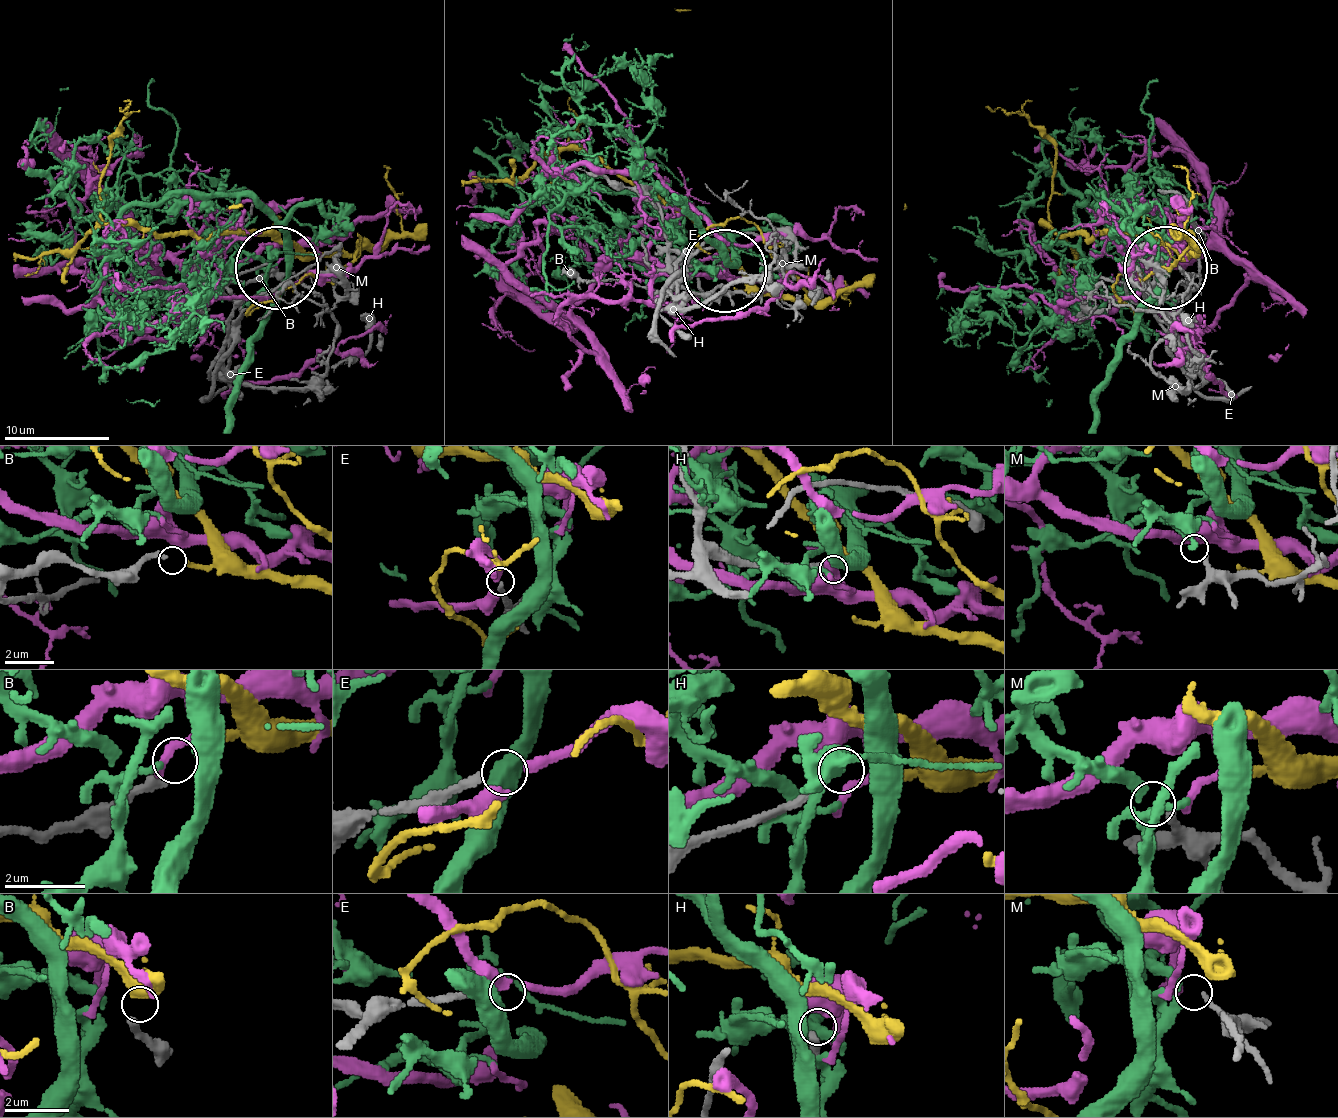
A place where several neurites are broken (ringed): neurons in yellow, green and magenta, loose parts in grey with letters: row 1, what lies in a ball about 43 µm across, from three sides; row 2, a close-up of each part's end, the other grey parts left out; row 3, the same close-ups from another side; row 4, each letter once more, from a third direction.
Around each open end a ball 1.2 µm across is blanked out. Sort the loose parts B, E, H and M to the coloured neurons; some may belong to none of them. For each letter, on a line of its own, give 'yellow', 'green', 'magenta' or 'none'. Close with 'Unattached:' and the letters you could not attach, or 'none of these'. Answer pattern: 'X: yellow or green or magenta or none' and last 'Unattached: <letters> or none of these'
B: yellow
E: none
H: none
M: green
Unattached: E, H

